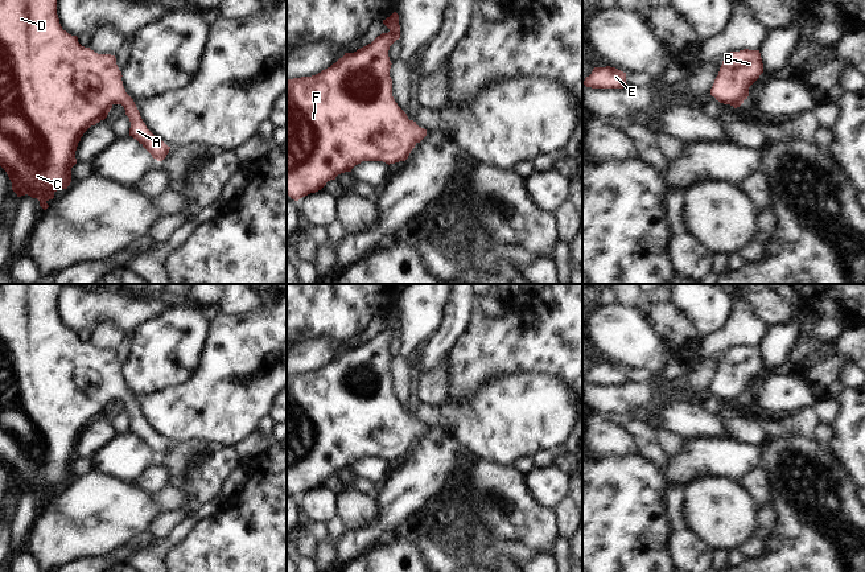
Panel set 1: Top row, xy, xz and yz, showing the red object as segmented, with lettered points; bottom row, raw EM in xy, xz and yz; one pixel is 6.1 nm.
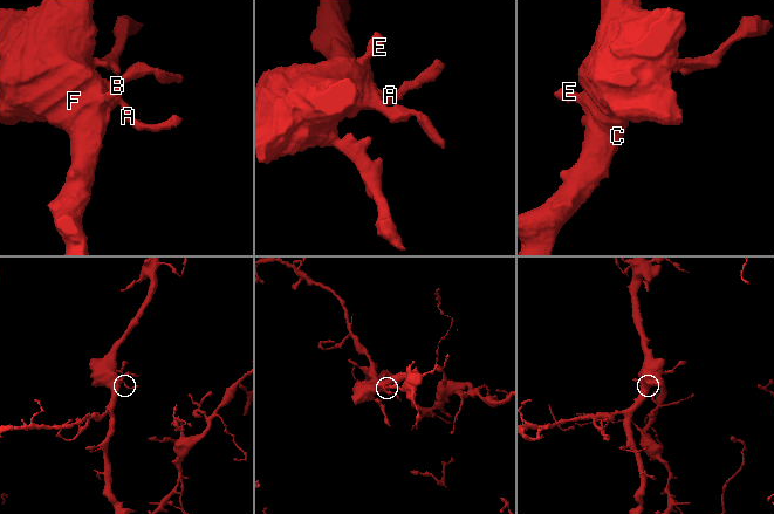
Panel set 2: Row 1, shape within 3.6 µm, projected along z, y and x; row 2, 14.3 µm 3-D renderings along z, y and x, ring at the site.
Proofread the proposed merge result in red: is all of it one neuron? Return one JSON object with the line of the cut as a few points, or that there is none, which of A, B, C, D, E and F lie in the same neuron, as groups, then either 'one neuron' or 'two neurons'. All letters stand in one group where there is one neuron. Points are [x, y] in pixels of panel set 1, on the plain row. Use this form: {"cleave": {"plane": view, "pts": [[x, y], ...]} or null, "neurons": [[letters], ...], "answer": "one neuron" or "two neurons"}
{"cleave": null, "neurons": [["A", "B", "C", "D", "E", "F"]], "answer": "one neuron"}

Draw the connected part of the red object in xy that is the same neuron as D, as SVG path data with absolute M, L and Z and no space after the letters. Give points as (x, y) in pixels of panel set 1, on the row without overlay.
M0 284L0 462L7 468L17 493L28 490L37 494L44 506L57 486L70 481L81 433L91 421L104 416L114 400L124 403L131 417L129 432L153 454L162 457L170 445L143 417L133 395L125 388L115 351L98 350L62 325L57 310L61 285Z

